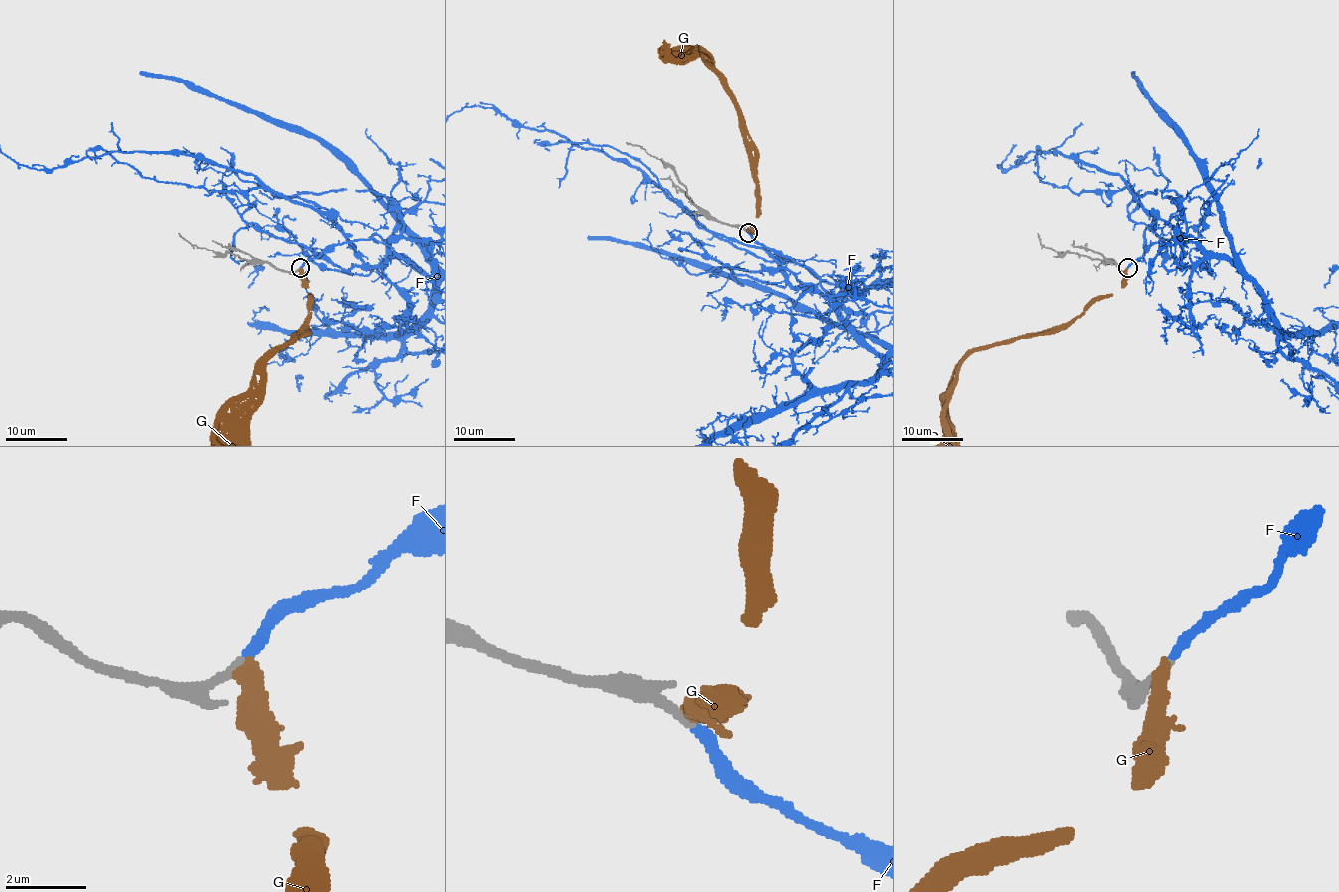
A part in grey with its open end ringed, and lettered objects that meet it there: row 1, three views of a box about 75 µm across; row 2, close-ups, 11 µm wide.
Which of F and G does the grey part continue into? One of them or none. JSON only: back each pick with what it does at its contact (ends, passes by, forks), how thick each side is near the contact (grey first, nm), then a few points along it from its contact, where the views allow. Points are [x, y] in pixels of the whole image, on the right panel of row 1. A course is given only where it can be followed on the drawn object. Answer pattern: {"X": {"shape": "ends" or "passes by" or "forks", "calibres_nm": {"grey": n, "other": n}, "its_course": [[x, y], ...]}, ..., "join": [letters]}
{"F": {"shape": "ends", "calibres_nm": {"grey": 240, "other": 260}}, "join": ["F"]}

